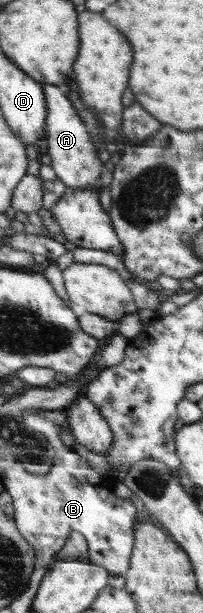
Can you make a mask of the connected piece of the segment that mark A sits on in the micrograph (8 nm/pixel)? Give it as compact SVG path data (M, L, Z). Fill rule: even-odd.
M52 84L43 85L47 100L47 119L46 119L46 144L42 151L47 152L52 159L50 166L54 169L57 178L59 178L66 187L73 189L84 189L86 187L98 187L102 190L102 182L98 182L100 176L100 166L102 161L96 158L94 154L94 144L88 134L88 130L82 124L82 118L78 118L76 110L72 108L70 100L60 92L58 86Z

